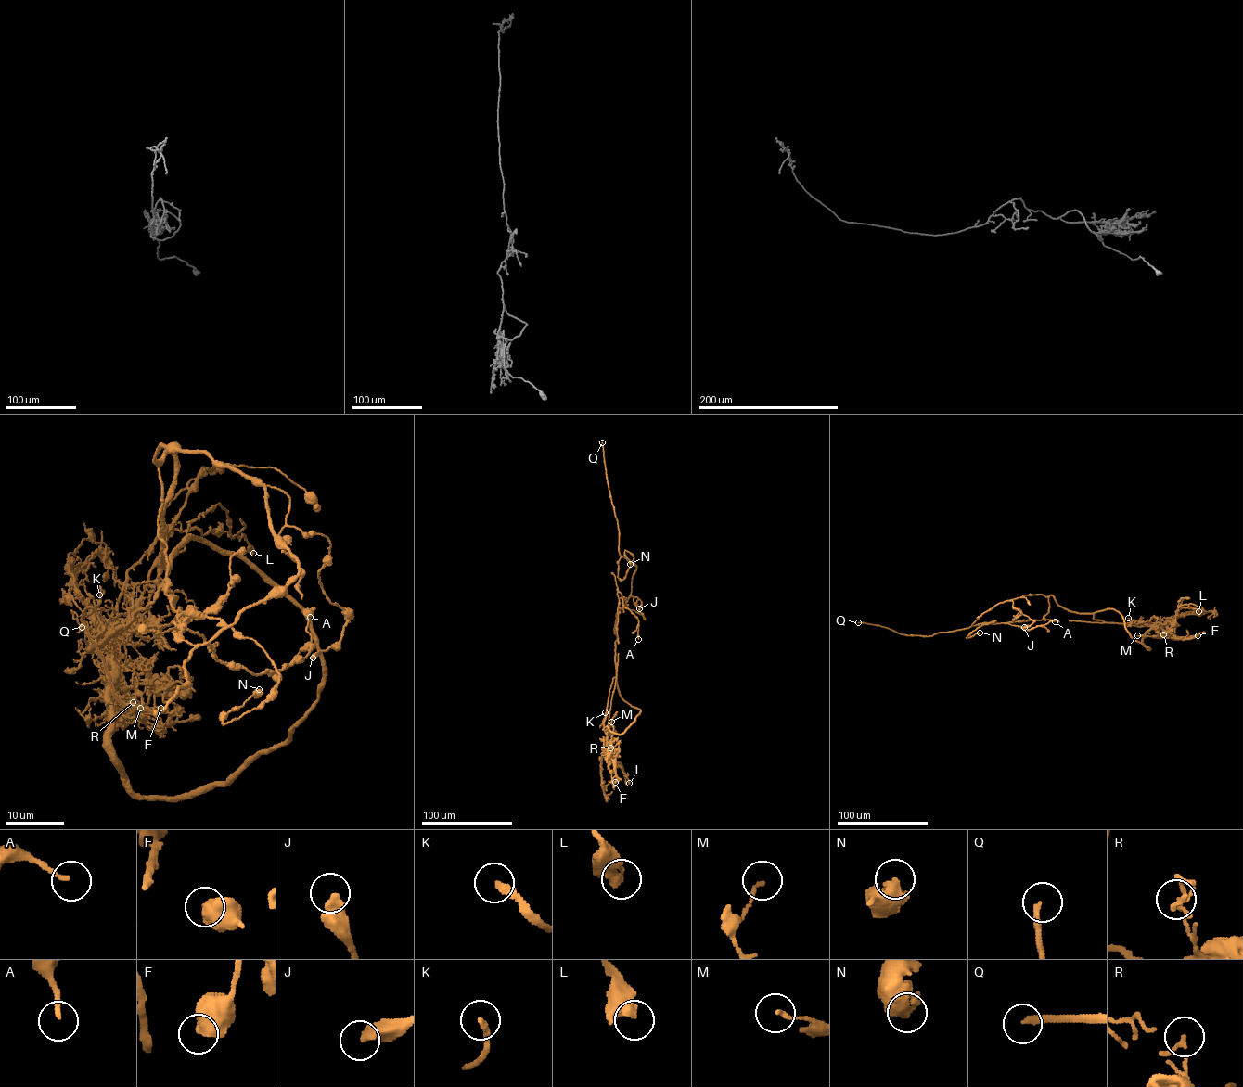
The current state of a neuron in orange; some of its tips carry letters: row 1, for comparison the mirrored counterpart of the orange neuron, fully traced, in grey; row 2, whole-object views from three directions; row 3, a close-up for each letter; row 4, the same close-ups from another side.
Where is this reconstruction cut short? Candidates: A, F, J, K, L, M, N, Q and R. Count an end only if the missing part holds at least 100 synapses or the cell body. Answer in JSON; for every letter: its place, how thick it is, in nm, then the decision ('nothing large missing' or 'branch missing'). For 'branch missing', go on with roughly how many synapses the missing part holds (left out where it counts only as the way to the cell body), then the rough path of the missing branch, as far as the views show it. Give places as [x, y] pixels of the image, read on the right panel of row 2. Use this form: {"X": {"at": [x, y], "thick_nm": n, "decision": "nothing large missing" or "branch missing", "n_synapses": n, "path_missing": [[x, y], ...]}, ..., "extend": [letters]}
{"A": {"at": [1055, 621], "thick_nm": 150, "decision": "nothing large missing"}, "F": {"at": [1198, 635], "thick_nm": 600, "decision": "nothing large missing"}, "J": {"at": [1024, 627], "thick_nm": 480, "decision": "nothing large missing"}, "K": {"at": [1128, 618], "thick_nm": 200, "decision": "nothing large missing"}, "L": {"at": [1198, 611], "thick_nm": 480, "decision": "nothing large missing"}, "M": {"at": [1137, 635], "thick_nm": 140, "decision": "nothing large missing"}, "N": {"at": [980, 633], "thick_nm": 480, "decision": "nothing large missing"}, "Q": {"at": [858, 622], "thick_nm": 240, "decision": "branch missing", "n_synapses": 350}, "R": {"at": [1163, 634], "thick_nm": 180, "decision": "nothing large missing"}, "extend": ["Q"]}

